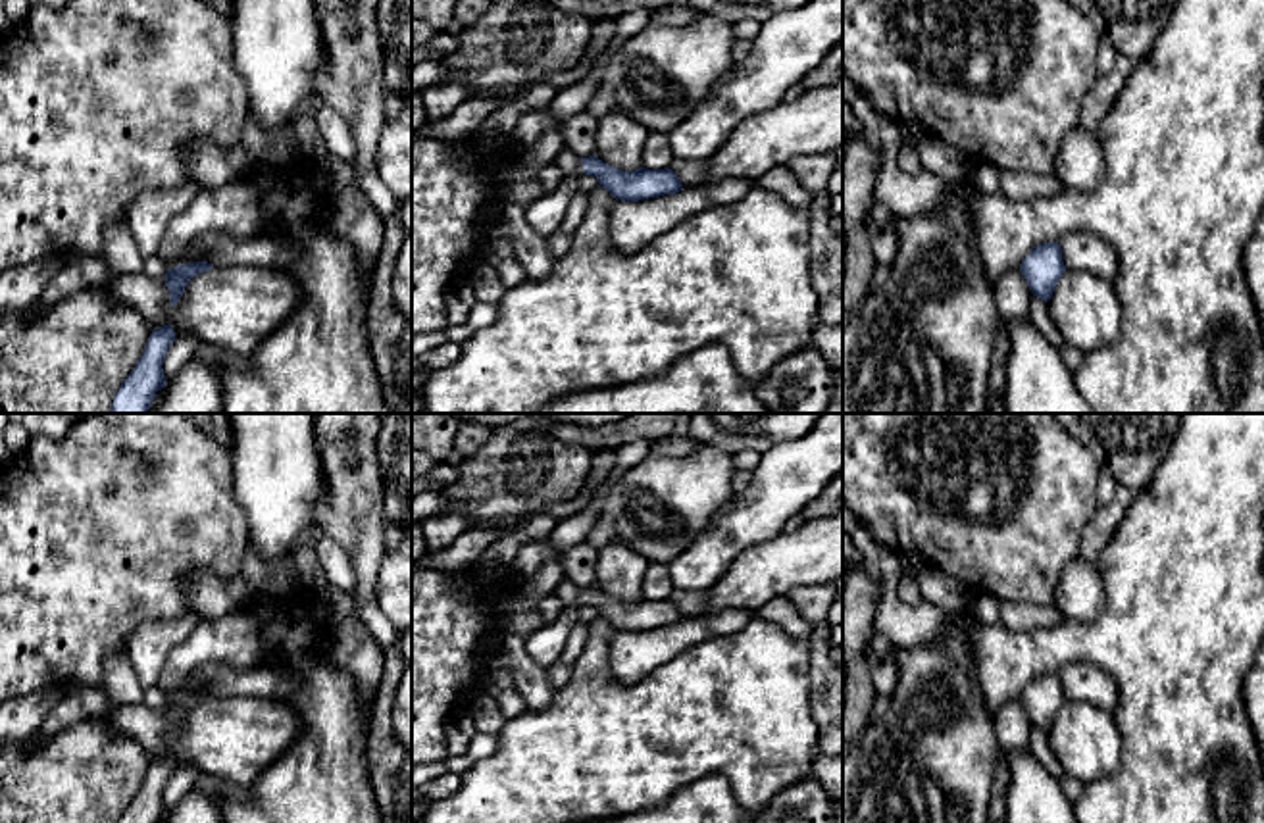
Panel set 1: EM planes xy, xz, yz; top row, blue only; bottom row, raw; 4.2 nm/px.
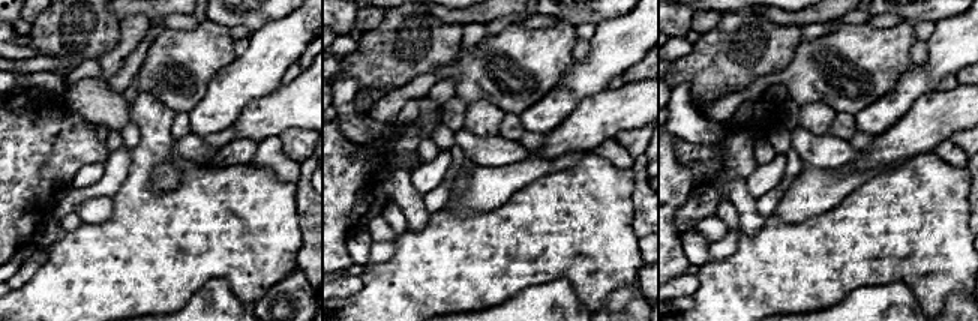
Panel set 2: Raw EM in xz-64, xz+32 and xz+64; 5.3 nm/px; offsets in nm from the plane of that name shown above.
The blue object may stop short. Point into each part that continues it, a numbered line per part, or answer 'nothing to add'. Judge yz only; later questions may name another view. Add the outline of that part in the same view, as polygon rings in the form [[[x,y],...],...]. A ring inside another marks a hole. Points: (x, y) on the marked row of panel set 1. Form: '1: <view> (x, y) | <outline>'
nothing to add

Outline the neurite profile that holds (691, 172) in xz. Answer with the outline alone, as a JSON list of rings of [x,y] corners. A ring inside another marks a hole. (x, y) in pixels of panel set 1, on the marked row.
[[[673,160],[670,169],[679,177],[683,187],[702,187],[706,181],[706,160]]]

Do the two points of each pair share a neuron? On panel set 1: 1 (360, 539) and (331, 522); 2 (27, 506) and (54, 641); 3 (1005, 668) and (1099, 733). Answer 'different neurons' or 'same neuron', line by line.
1: same neuron
2: same neuron
3: different neurons

